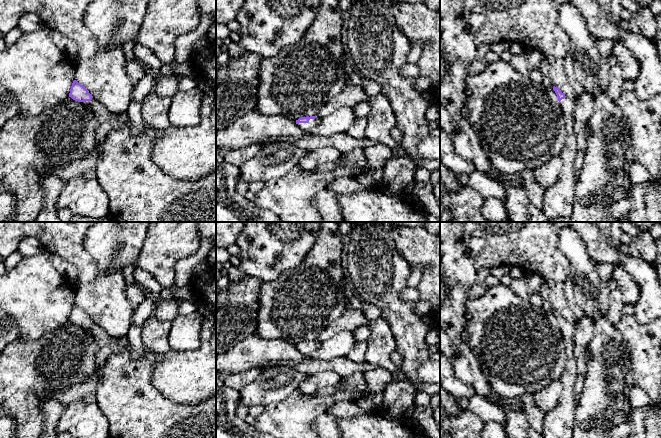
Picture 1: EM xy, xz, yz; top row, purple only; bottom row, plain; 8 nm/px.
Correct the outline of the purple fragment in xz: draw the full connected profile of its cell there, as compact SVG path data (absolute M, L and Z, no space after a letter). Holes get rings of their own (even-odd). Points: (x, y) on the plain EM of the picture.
M307 340L301 341L296 344L296 348L301 352L306 358L312 357L312 354L320 347L321 340Z

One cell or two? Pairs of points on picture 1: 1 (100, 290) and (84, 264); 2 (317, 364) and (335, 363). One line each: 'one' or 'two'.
1: one
2: one

